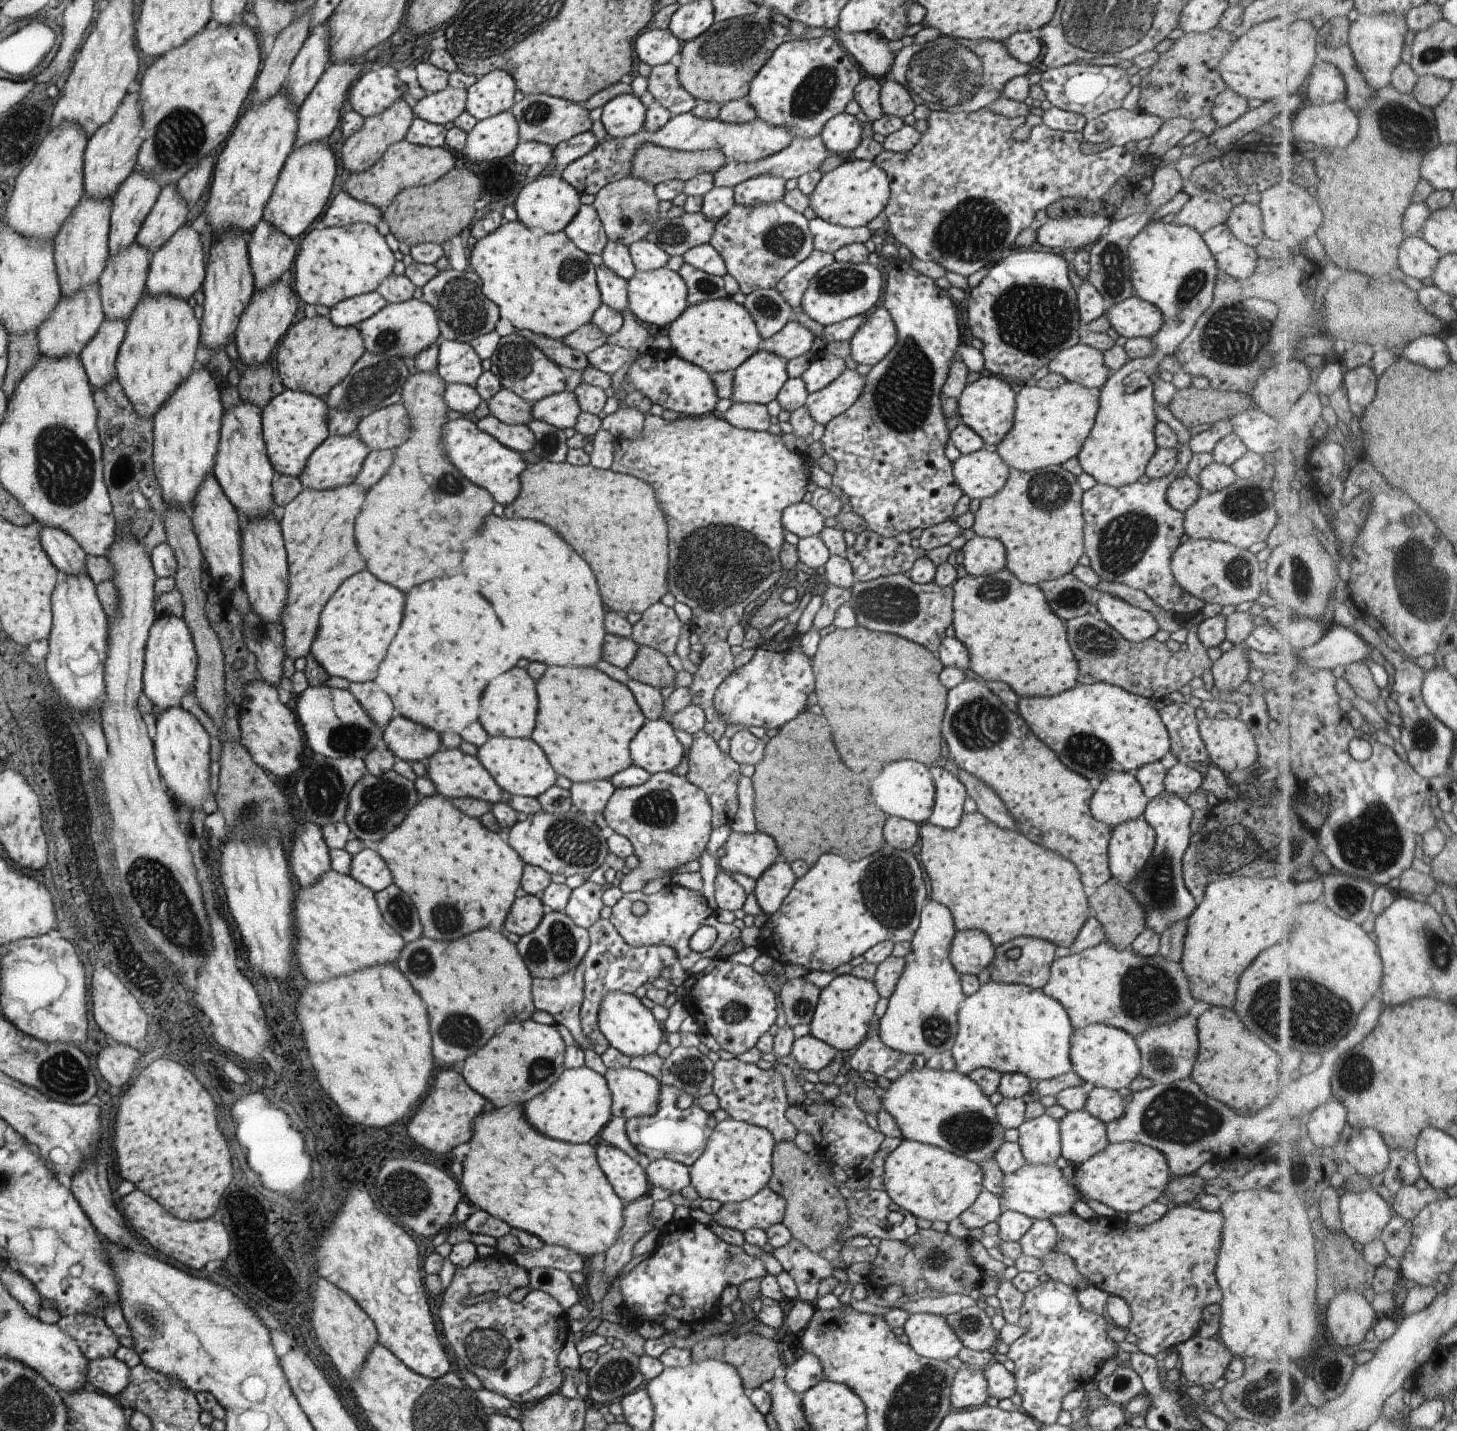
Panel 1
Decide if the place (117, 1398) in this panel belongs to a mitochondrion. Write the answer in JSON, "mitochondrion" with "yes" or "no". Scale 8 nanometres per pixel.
{"mitochondrion":"no"}

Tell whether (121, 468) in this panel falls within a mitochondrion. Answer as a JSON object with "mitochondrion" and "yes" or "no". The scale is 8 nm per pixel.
{"mitochondrion":"yes"}

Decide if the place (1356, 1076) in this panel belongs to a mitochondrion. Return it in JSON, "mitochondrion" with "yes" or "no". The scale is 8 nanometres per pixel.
{"mitochondrion":"yes"}

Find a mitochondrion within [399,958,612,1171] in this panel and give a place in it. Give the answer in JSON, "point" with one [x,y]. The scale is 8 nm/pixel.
{"point":[461,1031]}

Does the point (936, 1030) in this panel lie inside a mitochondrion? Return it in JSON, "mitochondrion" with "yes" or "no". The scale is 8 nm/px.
{"mitochondrion":"yes"}

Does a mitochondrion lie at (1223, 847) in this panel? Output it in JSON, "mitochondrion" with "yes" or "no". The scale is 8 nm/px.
{"mitochondrion":"yes"}

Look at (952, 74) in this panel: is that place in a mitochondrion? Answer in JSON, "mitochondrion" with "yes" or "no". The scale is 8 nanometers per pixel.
{"mitochondrion":"yes"}

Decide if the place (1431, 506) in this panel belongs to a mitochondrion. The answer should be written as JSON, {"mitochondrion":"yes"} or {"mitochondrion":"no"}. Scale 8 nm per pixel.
{"mitochondrion":"no"}

